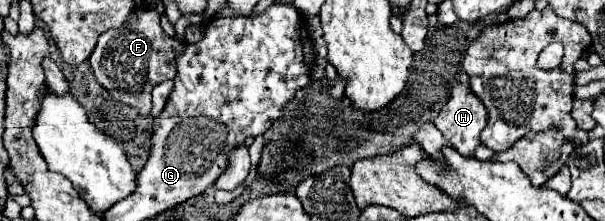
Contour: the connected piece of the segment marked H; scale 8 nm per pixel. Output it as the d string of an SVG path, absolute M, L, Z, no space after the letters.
M455 84L449 102L441 108L435 126L463 156L473 156L481 146L481 130L487 126L487 110L467 84Z

